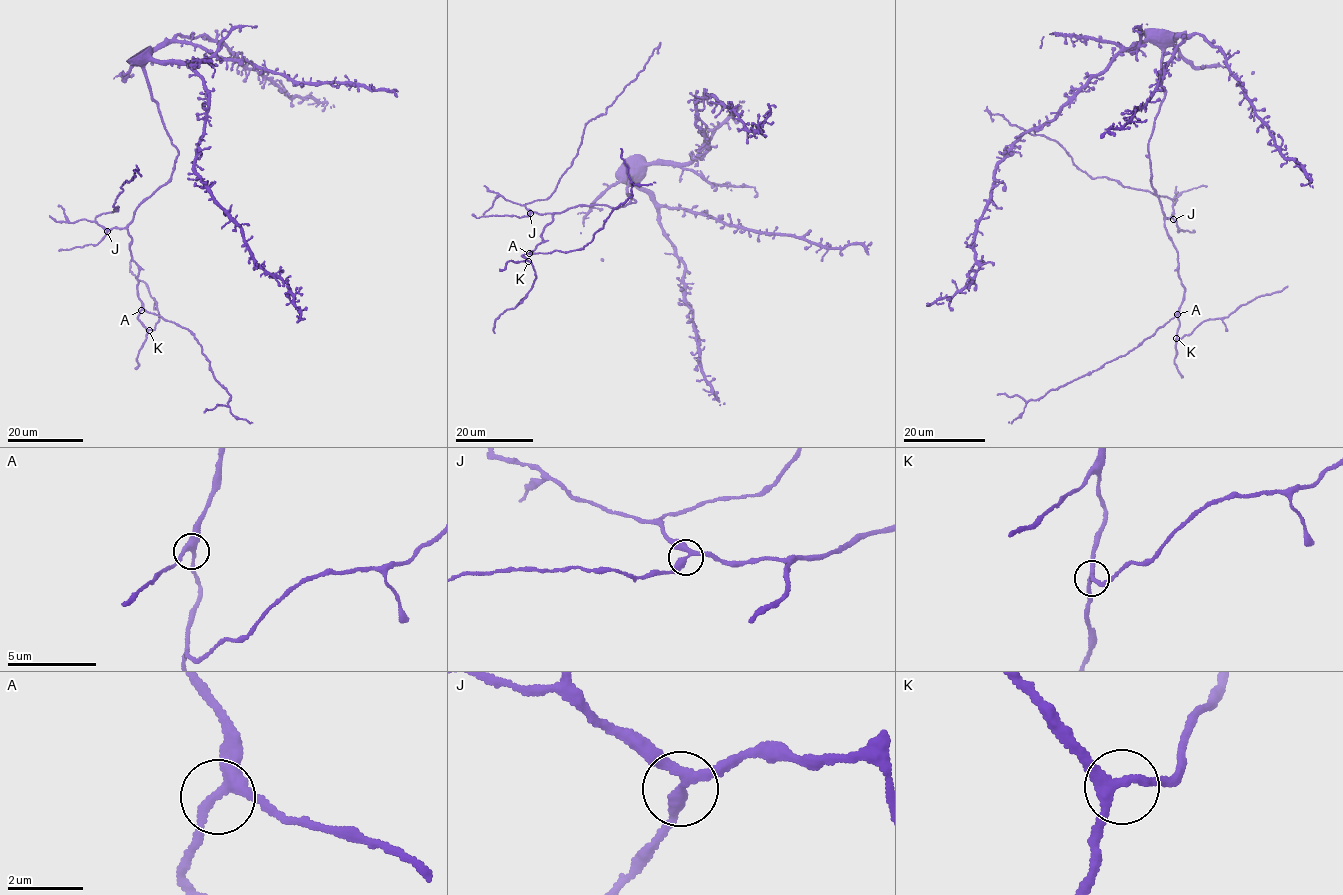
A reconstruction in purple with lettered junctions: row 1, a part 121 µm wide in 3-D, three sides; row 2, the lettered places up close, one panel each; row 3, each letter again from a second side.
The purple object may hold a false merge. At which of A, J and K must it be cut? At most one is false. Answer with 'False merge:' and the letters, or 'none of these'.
False merge: none of these

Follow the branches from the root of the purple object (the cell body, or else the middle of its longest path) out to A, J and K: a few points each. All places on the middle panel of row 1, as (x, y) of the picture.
A: (628, 195), (635, 202), (618, 208), (579, 205), (555, 212), (540, 235), (542, 241), (529, 253)
J: (628, 195), (635, 202), (618, 208), (579, 205), (561, 212), (530, 213)
K: (628, 195), (635, 202), (618, 208), (579, 205), (555, 212), (540, 235), (542, 241), (522, 255), (528, 261)

